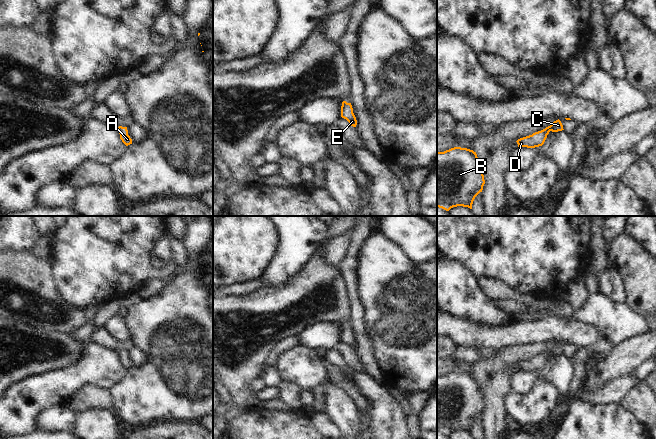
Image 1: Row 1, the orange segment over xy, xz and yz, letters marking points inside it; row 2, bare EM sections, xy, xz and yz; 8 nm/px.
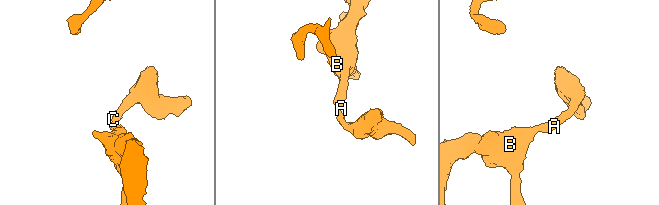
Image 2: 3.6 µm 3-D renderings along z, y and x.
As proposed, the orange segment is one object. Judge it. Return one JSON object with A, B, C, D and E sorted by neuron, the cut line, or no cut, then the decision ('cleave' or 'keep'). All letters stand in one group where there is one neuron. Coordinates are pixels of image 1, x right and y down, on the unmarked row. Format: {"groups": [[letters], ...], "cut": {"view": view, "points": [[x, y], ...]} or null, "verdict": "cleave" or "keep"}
{"groups": [["A", "B", "C", "D", "E"]], "cut": null, "verdict": "keep"}

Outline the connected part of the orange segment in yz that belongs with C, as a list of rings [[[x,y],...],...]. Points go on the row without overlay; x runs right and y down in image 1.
[[[558,343],[545,353],[535,356],[532,359],[520,362],[516,366],[518,368],[518,371],[527,371],[527,372],[539,371],[544,368],[547,359],[549,358],[550,355],[558,356],[562,354],[564,354],[563,349],[561,345]]]

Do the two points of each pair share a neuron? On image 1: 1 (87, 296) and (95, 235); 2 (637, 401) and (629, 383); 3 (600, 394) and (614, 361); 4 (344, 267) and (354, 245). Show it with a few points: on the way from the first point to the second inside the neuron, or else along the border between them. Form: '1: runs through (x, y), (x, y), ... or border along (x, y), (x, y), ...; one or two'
1: runs through (87, 281), (87, 270), (95, 258), (95, 250); one
2: border along (640, 381), (619, 403); two
3: border along (626, 376), (614, 378), (597, 388), (584, 391); two
4: runs through (349, 262), (352, 250); one

